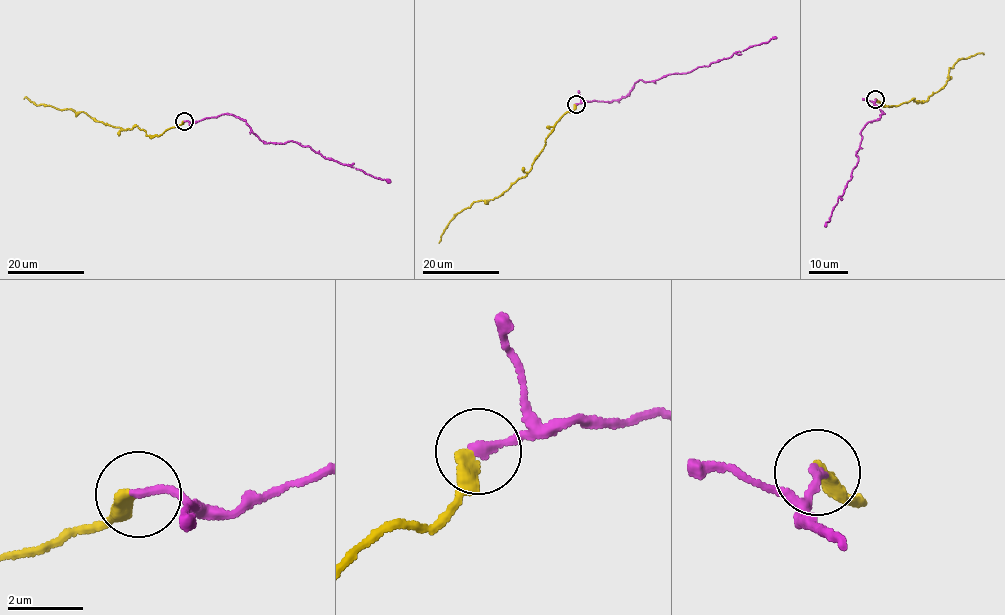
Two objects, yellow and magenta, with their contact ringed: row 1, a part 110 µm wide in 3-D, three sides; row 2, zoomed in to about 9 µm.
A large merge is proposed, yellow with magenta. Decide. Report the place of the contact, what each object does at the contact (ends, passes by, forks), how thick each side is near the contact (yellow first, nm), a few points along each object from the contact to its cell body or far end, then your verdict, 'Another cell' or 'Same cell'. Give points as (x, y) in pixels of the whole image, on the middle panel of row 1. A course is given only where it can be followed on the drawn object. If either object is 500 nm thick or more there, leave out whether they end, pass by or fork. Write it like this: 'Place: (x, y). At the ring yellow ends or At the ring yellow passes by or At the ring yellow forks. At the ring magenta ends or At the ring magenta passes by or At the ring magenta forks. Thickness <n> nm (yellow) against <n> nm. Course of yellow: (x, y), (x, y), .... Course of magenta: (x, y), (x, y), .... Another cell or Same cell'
Place: (576, 104). At the ring yellow ends. At the ring magenta ends. Thickness 400 nm (yellow) against 240 nm. Course of yellow: (576, 104), (554, 126), (544, 148), (524, 177), (502, 194), (473, 202), (458, 212), (438, 243). Course of magenta: (576, 104), (620, 100), (640, 80), (647, 82), (670, 74), (687, 73), (777, 37). Same cell

